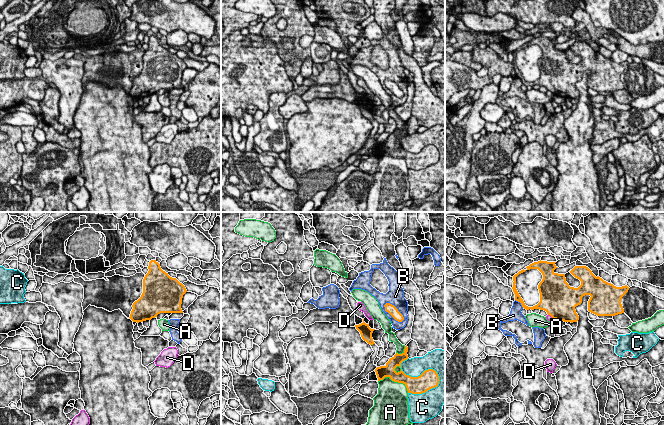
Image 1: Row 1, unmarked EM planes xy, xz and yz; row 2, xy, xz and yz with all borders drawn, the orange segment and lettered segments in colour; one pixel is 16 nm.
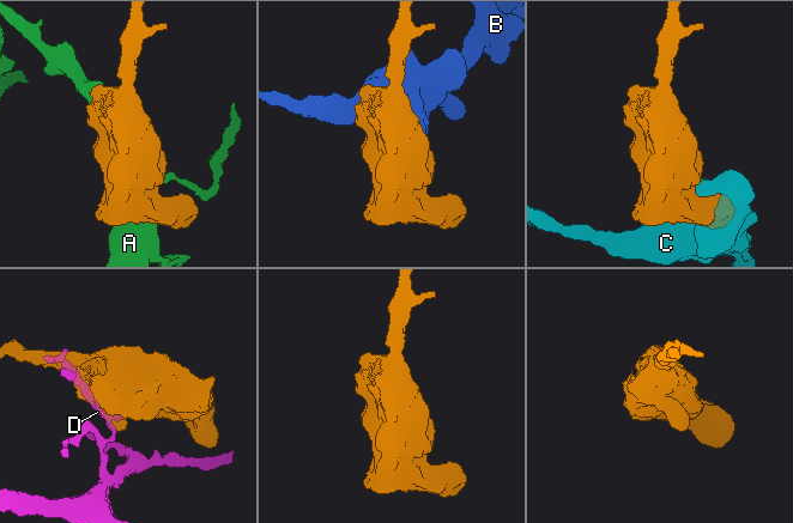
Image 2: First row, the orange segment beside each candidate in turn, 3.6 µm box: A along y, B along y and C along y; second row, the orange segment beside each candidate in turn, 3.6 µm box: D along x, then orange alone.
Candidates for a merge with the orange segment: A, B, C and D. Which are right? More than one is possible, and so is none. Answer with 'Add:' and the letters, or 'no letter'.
Add: no letter

